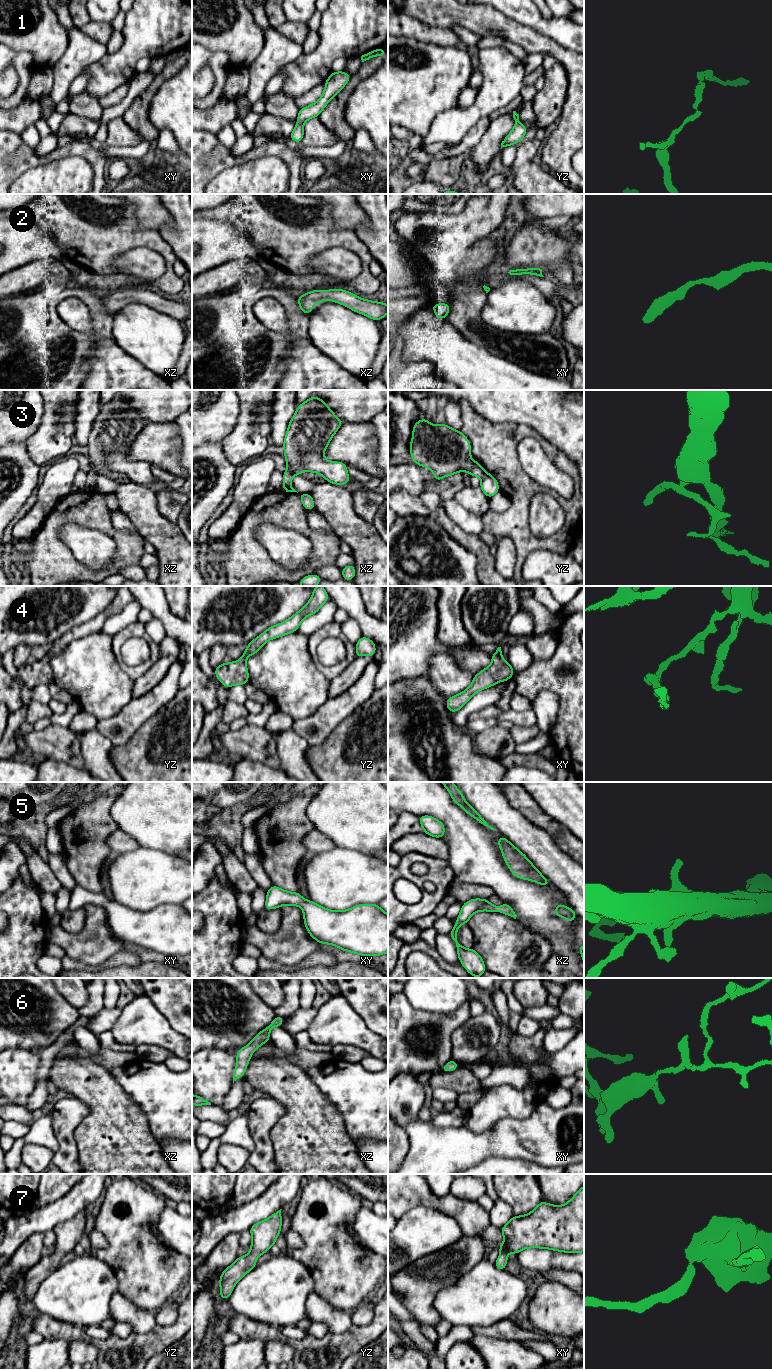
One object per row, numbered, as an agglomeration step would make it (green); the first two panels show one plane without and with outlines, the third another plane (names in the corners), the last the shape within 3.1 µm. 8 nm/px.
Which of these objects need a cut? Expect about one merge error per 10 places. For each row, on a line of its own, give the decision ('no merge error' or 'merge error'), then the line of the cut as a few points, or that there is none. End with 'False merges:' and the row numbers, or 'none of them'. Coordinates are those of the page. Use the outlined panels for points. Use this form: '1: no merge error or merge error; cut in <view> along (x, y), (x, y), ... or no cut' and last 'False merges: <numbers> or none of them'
1: no merge error; no cut
2: no merge error; no cut
3: merge error; cut in xz along (284, 485), (290, 486)
4: no merge error; no cut
5: no merge error; no cut
6: no merge error; no cut
7: no merge error; no cut
False merges: 3

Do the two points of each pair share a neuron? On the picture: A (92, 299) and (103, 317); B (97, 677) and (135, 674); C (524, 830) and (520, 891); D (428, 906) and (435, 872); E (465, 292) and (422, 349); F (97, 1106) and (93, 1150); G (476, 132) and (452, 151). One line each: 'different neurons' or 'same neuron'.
A: same neuron
B: different neurons
C: different neurons
D: same neuron
E: different neurons
F: same neuron
G: same neuron

